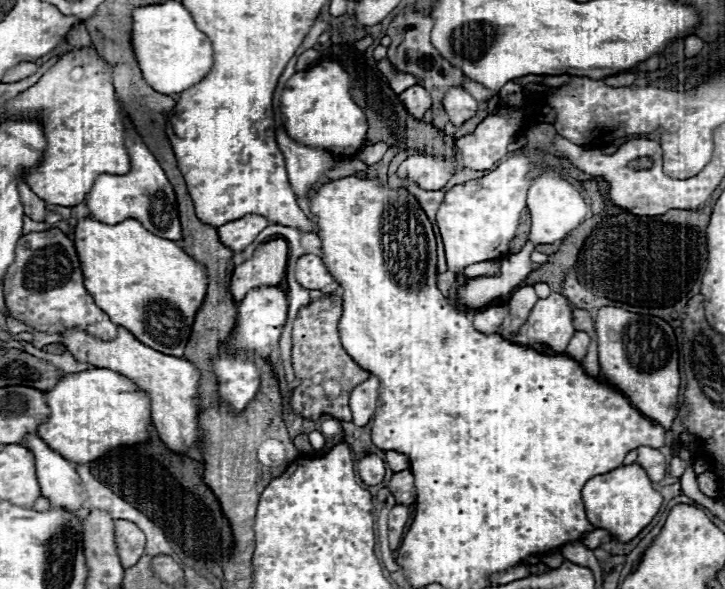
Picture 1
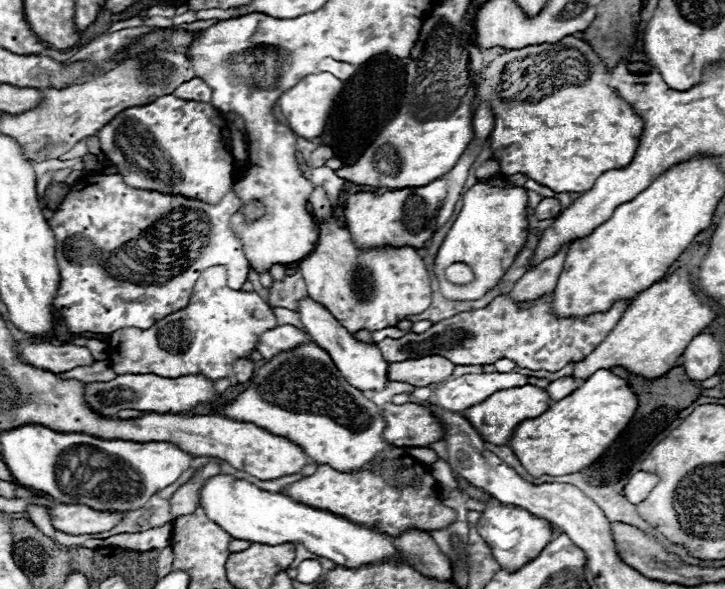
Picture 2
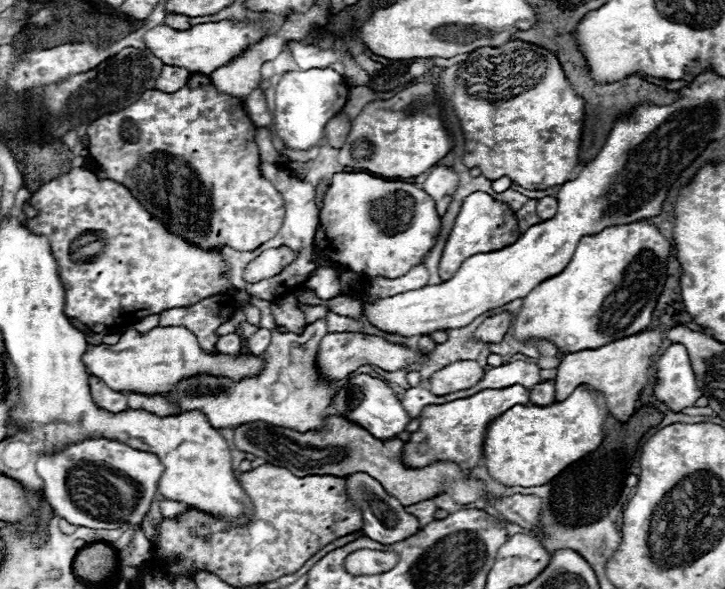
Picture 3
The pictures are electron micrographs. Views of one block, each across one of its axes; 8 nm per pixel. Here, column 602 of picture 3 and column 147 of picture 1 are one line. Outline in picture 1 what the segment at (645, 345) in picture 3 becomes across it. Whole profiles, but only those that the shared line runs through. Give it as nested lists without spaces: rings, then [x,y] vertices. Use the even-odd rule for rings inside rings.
[[[118,326],[118,332],[112,340],[100,340],[86,330],[70,328],[62,332],[62,344],[72,352],[72,356],[80,362],[88,362],[100,368],[108,368],[116,374],[130,378],[140,390],[144,390],[150,398],[152,422],[160,440],[174,452],[186,452],[194,444],[200,442],[200,432],[196,424],[198,416],[198,380],[200,372],[184,358],[162,354],[140,340],[136,340],[124,326]]]

